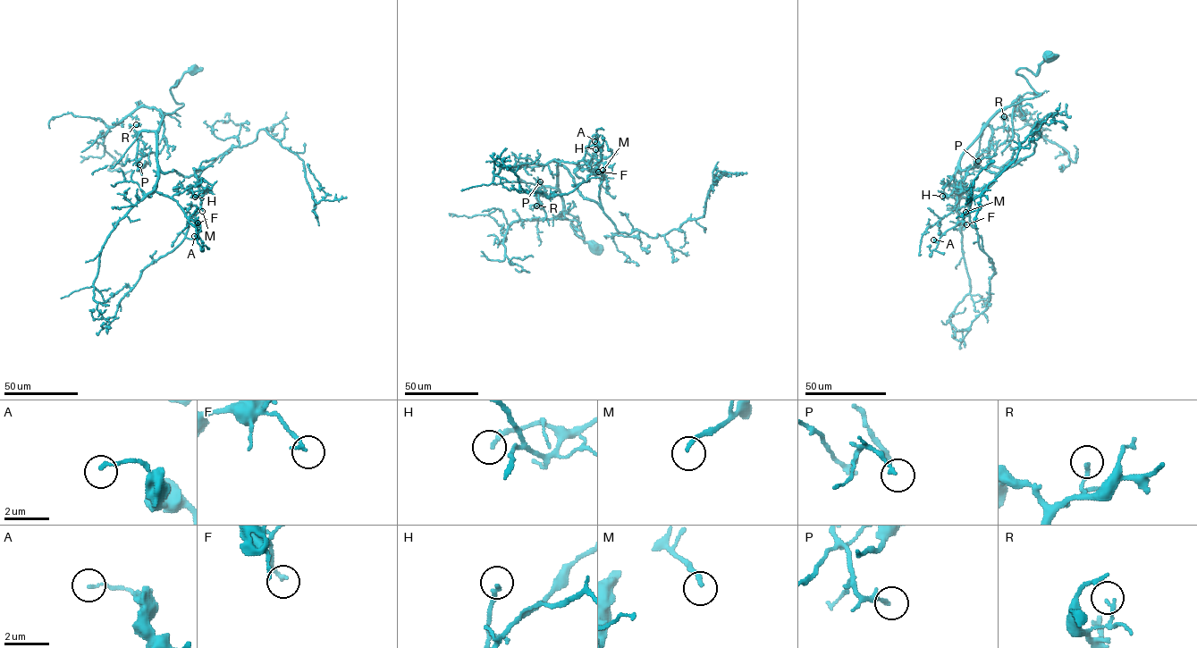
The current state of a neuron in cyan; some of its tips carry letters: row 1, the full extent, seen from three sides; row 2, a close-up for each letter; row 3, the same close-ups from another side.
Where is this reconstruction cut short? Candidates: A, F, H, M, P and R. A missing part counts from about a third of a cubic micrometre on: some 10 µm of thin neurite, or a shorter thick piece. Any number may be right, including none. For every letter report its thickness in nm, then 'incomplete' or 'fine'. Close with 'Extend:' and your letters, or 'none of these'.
A: 140 nm thick; fine
F: 170 nm thick; fine
H: 190 nm thick; fine
M: 170 nm thick; incomplete
P: 170 nm thick; fine
R: 160 nm thick; fine
Extend: M

